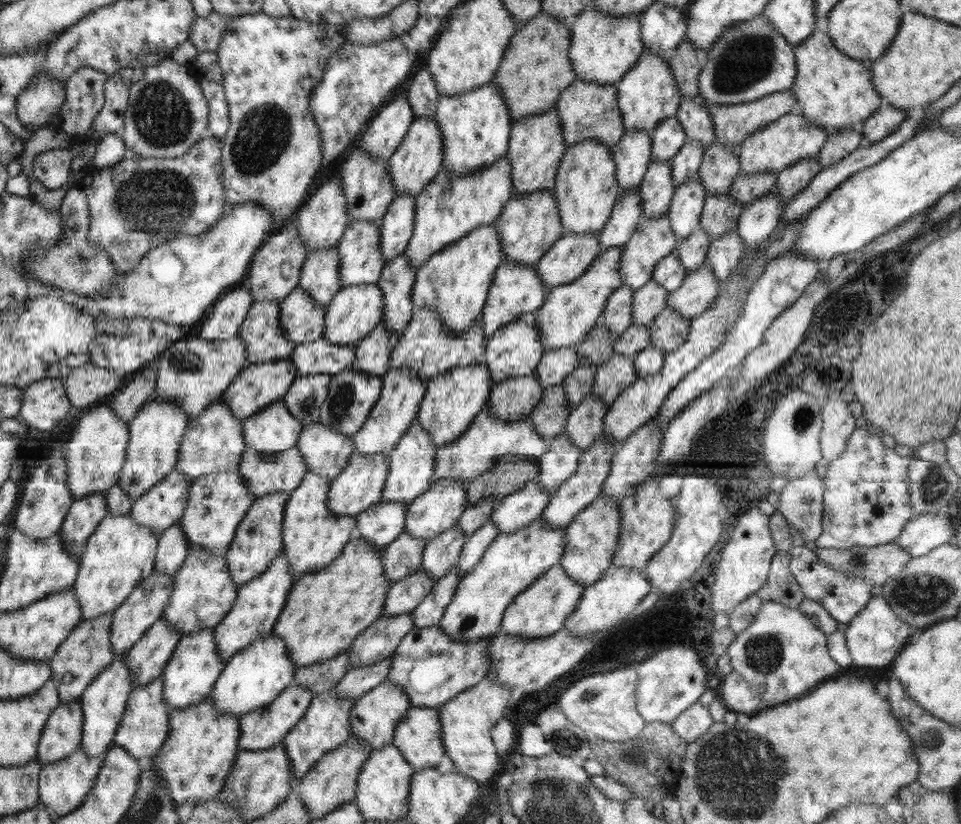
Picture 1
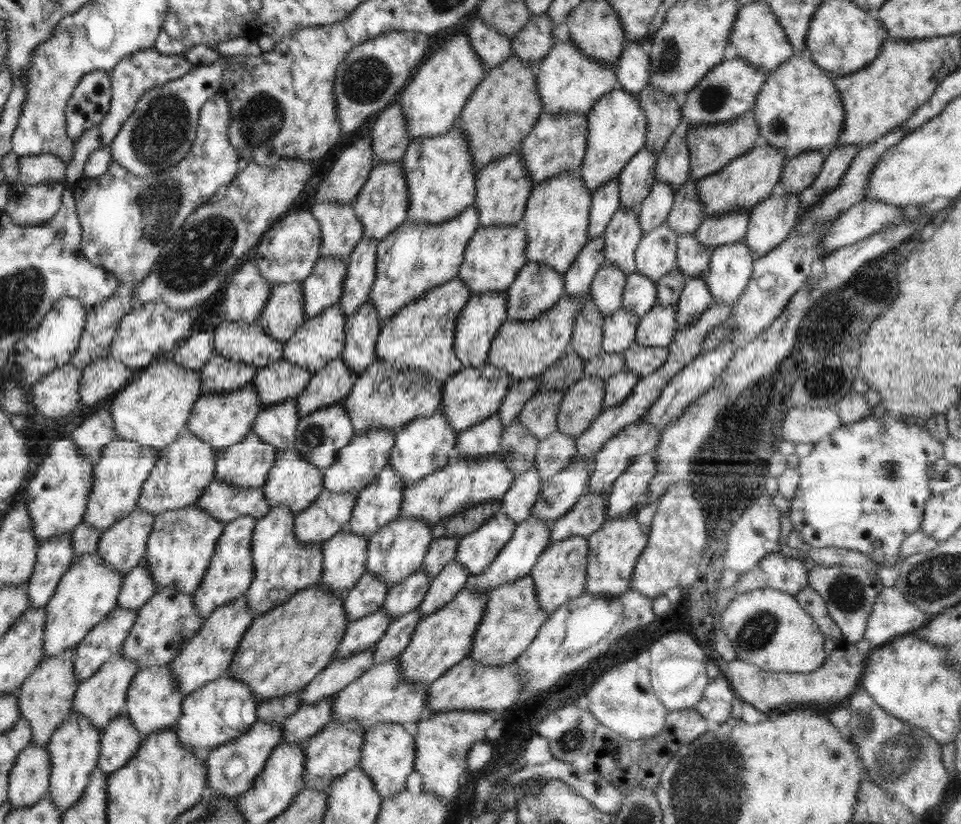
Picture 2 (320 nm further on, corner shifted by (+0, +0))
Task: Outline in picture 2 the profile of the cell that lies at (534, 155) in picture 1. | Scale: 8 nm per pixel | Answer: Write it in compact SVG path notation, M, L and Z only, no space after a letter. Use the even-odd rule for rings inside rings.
M515 151L500 158L476 173L475 207L479 214L479 226L514 226L522 222L527 198L534 188L524 159Z

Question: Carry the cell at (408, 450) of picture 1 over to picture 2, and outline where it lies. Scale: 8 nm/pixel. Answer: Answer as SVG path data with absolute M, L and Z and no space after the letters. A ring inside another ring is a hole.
M387 464L372 482L357 493L346 529L354 534L371 537L399 516L405 488L401 476Z

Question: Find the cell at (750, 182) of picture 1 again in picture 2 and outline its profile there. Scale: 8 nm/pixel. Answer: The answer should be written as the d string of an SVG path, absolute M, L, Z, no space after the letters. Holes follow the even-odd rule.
M750 208L733 210L728 214L703 219L693 235L702 246L714 249L717 246L740 242L748 230Z

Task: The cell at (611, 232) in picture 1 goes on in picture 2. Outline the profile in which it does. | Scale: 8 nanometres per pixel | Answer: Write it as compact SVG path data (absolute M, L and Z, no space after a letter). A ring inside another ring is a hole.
M603 236L590 238L570 268L563 274L564 295L587 296L589 294L594 275L607 262L603 252Z

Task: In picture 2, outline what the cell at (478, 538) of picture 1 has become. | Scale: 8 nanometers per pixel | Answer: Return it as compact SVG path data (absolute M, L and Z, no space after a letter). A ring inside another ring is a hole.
M452 560L430 581L428 592L424 595L417 610L422 617L432 614L450 602L456 593L465 586L468 577L472 575L457 560Z

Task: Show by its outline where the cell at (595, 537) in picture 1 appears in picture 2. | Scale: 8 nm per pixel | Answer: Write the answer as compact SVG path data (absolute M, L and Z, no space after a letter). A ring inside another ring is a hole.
M571 536L566 540L550 543L538 557L530 571L537 601L546 614L552 614L559 606L582 596L585 592L588 541L584 536Z

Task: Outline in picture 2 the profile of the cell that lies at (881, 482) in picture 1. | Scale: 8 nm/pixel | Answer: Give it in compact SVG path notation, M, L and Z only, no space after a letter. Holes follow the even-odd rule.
M870 414L867 418L852 422L852 424L841 425L834 430L829 436L826 436L817 442L808 456L800 458L797 469L800 473L800 484L795 492L794 500L787 503L789 508L790 522L793 530L797 530L802 540L813 546L814 548L847 548L848 550L857 550L872 557L872 560L882 566L891 566L899 563L901 560L901 544L902 541L913 532L921 528L923 521L923 513L926 502L931 498L932 492L929 487L929 473L932 464L939 458L943 457L943 443L936 437L932 436L927 429L918 424L911 423L912 416L902 414L900 418L894 418L890 414L886 414L884 418L876 418ZM901 420L901 421L899 421ZM880 540L880 546L874 547L874 542Z

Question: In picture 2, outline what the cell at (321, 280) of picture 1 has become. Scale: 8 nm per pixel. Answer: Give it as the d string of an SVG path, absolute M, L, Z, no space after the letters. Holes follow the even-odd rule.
M301 282L274 284L266 306L259 316L259 323L266 334L276 340L287 341L304 318L304 297Z

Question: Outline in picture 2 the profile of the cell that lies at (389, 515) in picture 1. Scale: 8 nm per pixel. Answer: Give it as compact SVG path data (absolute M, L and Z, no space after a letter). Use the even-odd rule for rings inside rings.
M345 529L325 540L321 547L323 571L318 583L334 594L345 593L354 588L365 573L368 536Z

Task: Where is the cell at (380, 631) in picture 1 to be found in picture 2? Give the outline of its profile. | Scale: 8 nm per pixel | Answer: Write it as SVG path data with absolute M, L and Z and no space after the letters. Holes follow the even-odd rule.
M375 646L361 650L348 658L337 658L324 667L301 690L300 700L303 704L314 704L323 698L335 695L345 686L354 682L364 674L373 664Z

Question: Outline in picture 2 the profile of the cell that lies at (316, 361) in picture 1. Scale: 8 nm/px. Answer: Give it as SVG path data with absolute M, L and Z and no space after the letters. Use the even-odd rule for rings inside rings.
M282 358L270 367L258 369L250 384L256 387L260 395L261 406L264 408L296 399L306 389L312 375L310 370L292 365Z

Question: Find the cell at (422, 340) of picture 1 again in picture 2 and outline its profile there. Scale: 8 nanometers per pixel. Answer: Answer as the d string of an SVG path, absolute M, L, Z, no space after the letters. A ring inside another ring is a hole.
M376 358L373 364L370 364L366 370L357 376L356 384L352 386L352 391L342 403L344 409L348 411L348 417L352 419L355 436L374 429L388 429L388 431L395 432L396 429L400 429L400 427L416 421L416 419L430 417L441 404L443 388L444 383L430 379L426 373L422 373L422 370L394 369L394 367L388 367L388 364Z

